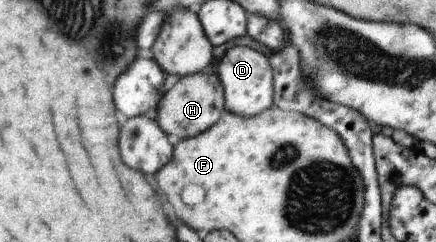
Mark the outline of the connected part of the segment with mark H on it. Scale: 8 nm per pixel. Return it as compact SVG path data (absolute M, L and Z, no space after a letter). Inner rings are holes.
M197 72L180 77L171 83L163 100L159 102L156 119L167 134L185 140L195 138L215 126L221 120L225 109L225 87L218 73Z

